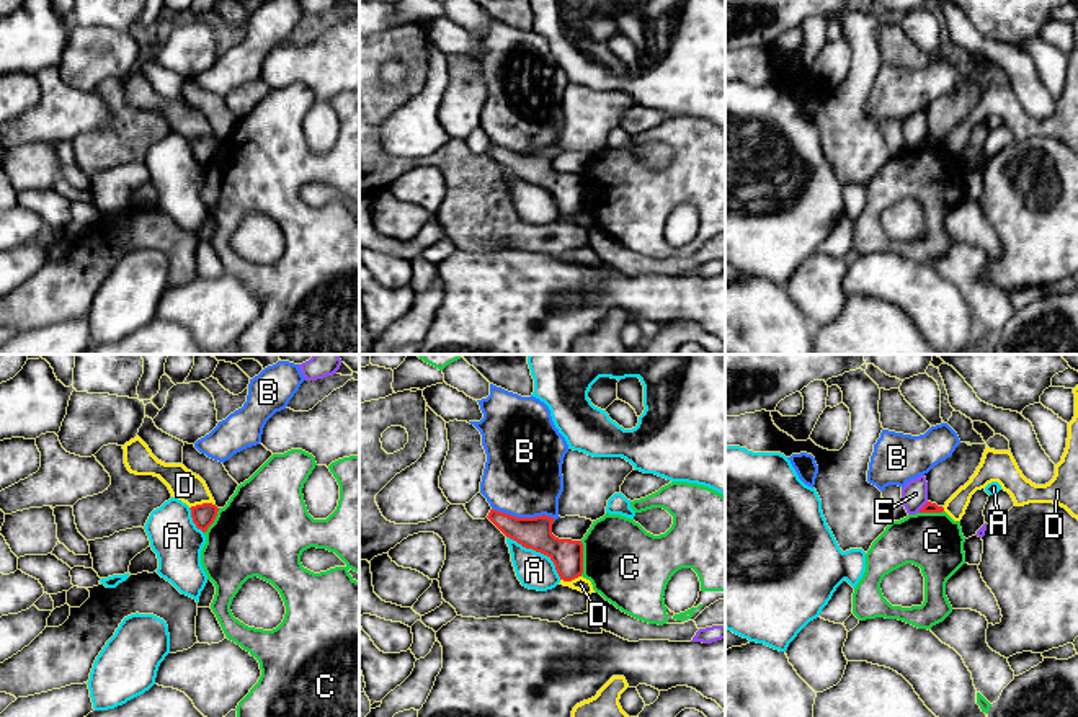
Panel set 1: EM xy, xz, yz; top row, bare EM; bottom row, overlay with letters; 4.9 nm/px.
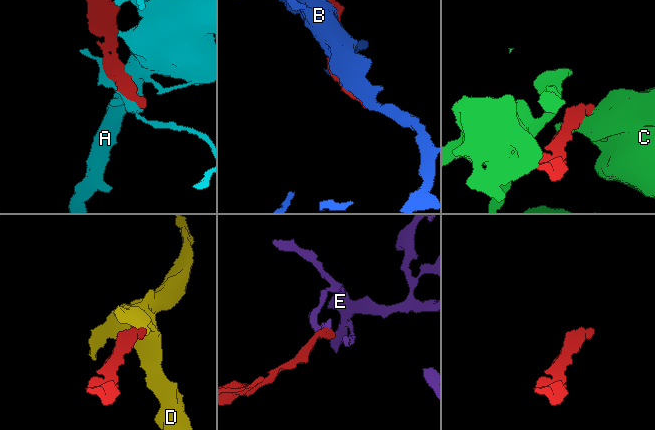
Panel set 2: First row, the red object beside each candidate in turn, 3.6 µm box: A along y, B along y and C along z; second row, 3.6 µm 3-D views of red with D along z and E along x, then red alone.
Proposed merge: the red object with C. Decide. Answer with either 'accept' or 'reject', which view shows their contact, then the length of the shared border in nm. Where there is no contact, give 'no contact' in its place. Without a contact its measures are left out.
reject | xz | 180 nm

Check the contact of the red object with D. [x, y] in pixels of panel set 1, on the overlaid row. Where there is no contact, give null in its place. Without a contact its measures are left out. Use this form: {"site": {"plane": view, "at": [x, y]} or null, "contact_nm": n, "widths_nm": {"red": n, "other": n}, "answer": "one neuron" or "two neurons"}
{"site": {"plane": "xy", "at": [203, 503]}, "contact_nm": 130, "widths_nm": {"red": 110, "other": 150}, "answer": "two neurons"}

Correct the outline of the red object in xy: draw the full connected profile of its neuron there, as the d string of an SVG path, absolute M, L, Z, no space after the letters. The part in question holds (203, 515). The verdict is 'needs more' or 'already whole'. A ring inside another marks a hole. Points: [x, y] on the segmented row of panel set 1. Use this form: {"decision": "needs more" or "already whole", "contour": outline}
{"decision": "already whole", "contour": "M212 503L196 505L196 506L191 506L189 510L191 510L193 523L203 532L206 532L207 528L214 523L219 511L219 508Z"}

